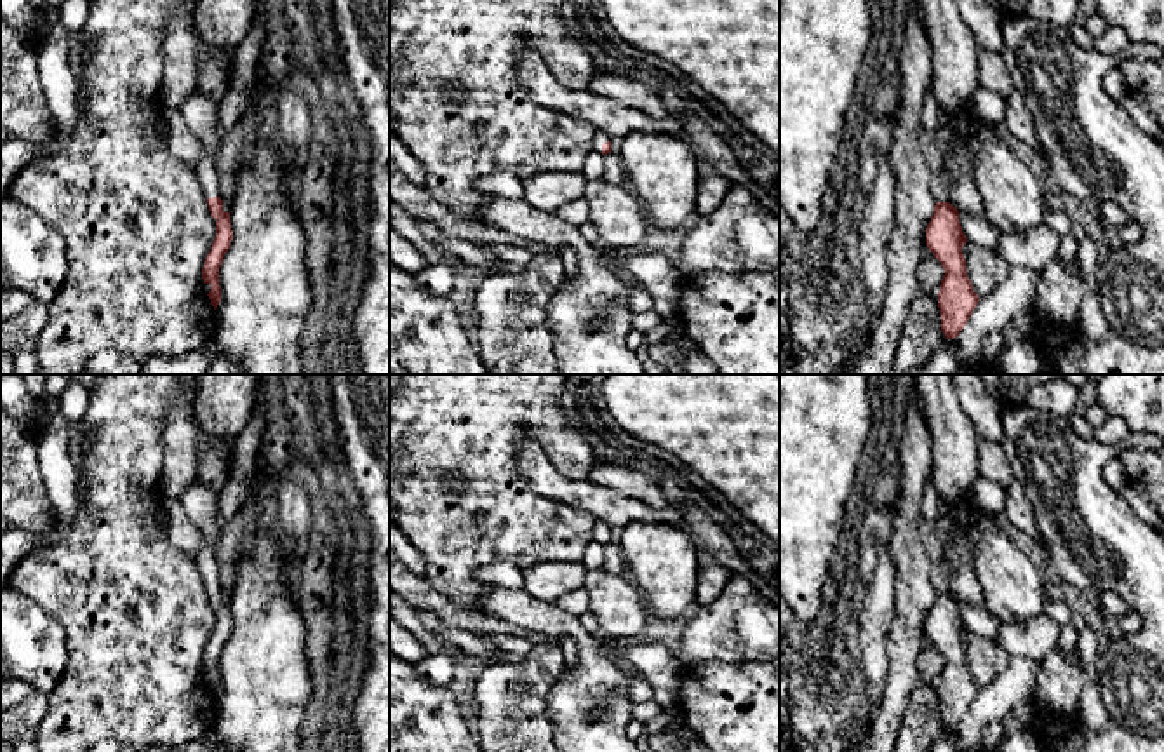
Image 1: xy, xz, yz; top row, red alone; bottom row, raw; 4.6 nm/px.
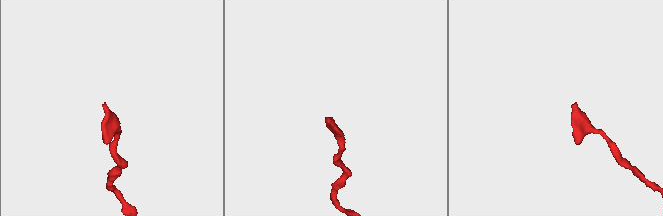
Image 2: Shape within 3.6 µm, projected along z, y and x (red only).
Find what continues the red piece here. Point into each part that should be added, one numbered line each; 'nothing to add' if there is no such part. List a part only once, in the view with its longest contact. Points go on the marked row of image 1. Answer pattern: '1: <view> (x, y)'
1: xz (599, 138)

